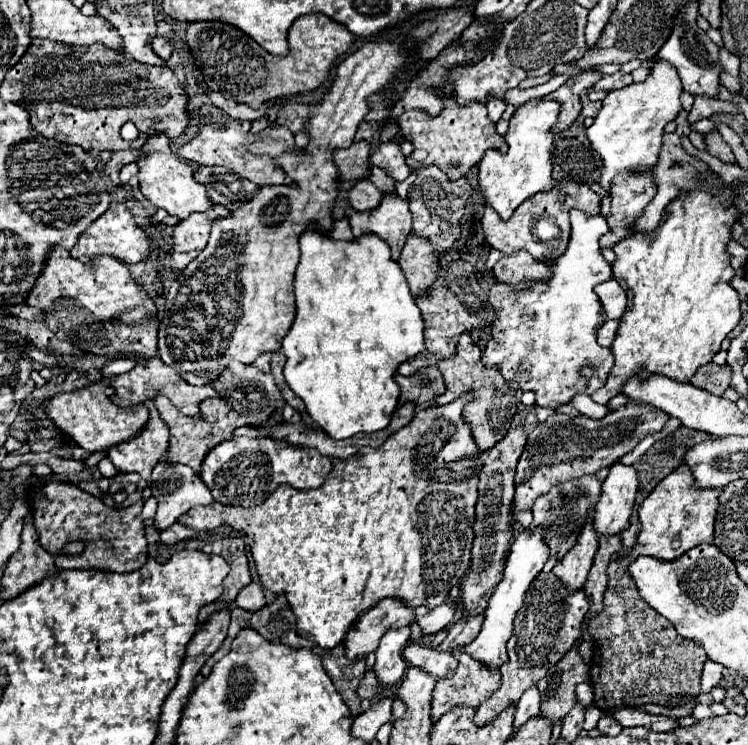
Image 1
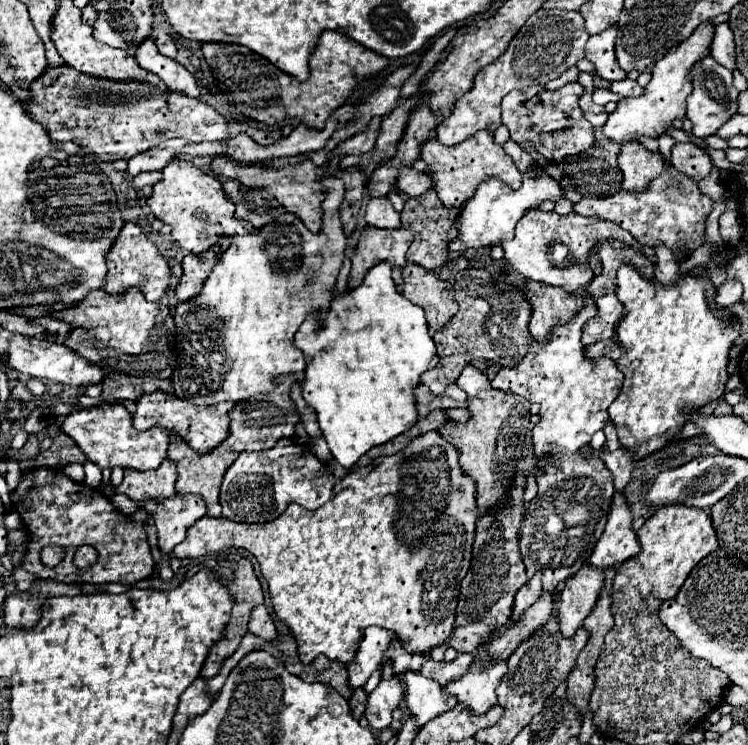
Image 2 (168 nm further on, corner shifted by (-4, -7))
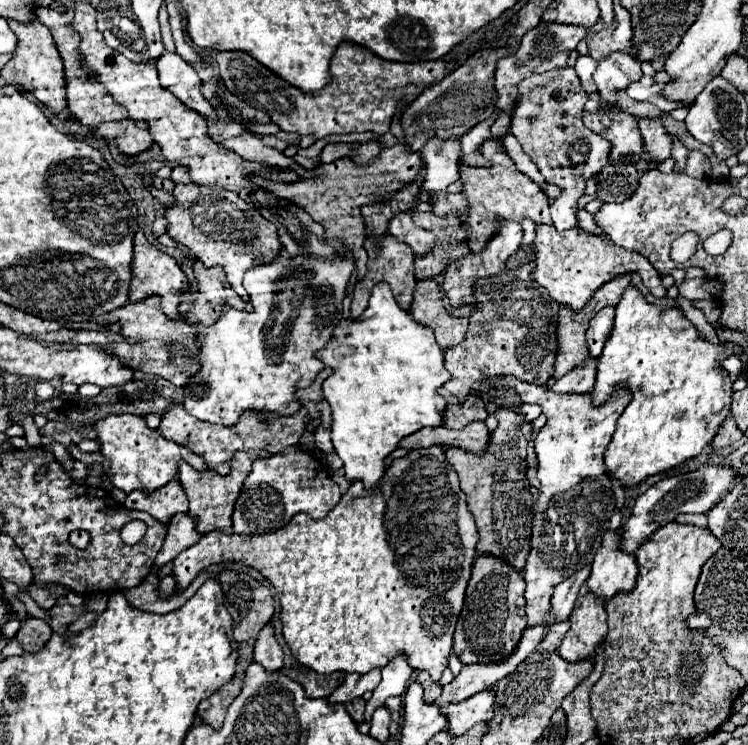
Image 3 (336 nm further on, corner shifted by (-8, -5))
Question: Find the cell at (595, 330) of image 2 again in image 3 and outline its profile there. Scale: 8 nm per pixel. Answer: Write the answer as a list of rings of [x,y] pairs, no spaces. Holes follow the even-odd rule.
[[[607,306],[603,310],[599,310],[595,314],[595,318],[591,318],[589,328],[587,328],[587,346],[591,356],[599,358],[603,344],[607,342],[611,330],[613,330],[613,316],[615,316],[615,308]]]

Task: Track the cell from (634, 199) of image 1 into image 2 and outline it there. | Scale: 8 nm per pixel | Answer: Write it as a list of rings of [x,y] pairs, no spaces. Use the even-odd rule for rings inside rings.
[[[629,142],[621,148],[619,168],[623,172],[625,190],[643,190],[655,176],[663,174],[667,166],[657,152],[647,150],[639,142]]]

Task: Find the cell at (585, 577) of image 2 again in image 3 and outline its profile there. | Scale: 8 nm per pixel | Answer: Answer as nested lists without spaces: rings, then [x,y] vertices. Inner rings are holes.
[[[589,590],[577,600],[569,622],[571,628],[563,636],[559,654],[569,662],[593,658],[597,644],[607,636],[607,612],[603,602]]]

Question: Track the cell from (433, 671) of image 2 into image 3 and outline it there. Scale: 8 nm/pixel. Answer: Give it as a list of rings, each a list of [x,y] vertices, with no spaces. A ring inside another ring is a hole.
[[[423,670],[423,672],[419,672],[419,676],[417,676],[417,680],[419,682],[423,682],[423,686],[425,686],[425,698],[427,698],[427,702],[435,702],[435,698],[441,694],[441,684],[437,684],[437,682],[433,682],[431,680],[431,676]]]

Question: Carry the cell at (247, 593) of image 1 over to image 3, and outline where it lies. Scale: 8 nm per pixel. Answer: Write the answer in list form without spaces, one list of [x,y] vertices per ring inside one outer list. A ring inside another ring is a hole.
[[[267,622],[255,640],[255,662],[265,666],[267,670],[283,668],[283,650],[275,638],[273,624]]]

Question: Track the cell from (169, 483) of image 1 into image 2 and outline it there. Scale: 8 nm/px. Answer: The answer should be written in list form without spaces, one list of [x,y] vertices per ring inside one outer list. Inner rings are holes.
[[[173,496],[173,500],[163,500],[157,504],[151,514],[157,530],[159,530],[159,550],[163,554],[171,554],[173,548],[185,540],[187,530],[203,518],[207,506],[197,496]]]

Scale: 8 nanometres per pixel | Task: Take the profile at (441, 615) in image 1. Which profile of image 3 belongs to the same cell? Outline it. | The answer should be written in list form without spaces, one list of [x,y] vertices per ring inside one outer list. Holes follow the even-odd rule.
[[[405,654],[395,656],[391,662],[387,662],[387,666],[381,672],[383,672],[383,678],[381,678],[379,686],[373,690],[371,700],[367,702],[367,710],[365,710],[367,722],[371,720],[371,714],[375,712],[375,708],[383,706],[389,696],[401,696],[407,690],[411,676],[415,678],[415,674],[417,674],[417,670],[411,670]]]

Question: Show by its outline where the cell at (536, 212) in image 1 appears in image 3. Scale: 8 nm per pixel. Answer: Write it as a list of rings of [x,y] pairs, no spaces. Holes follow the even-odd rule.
[[[551,224],[535,226],[535,242],[533,242],[533,272],[531,276],[539,286],[543,286],[553,300],[567,304],[573,310],[581,310],[591,294],[605,282],[613,280],[625,272],[639,272],[645,286],[653,296],[665,296],[665,288],[661,286],[659,272],[647,262],[645,256],[635,254],[631,250],[623,250],[617,244],[609,244],[603,236],[591,234],[583,228],[571,228],[565,232],[555,230]]]

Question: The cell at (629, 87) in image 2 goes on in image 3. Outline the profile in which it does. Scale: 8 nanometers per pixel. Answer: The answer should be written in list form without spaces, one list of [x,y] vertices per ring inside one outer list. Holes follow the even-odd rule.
[[[643,76],[641,80],[631,82],[631,86],[627,86],[627,94],[629,94],[633,100],[651,102],[651,104],[655,104],[659,110],[663,110],[663,112],[671,112],[673,108],[679,108],[677,102],[665,100],[665,98],[661,96],[661,90],[663,90],[663,84],[657,84],[651,76]]]

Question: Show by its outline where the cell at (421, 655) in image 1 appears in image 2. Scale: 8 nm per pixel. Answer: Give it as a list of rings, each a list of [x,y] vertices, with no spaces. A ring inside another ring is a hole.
[[[405,672],[403,684],[407,692],[405,704],[411,716],[415,716],[417,728],[423,728],[429,720],[455,706],[455,698],[445,696],[443,688],[435,680],[425,678],[421,672]]]

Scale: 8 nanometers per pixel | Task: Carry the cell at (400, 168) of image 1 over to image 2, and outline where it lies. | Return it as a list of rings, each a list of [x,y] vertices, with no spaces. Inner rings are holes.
[[[407,168],[407,172],[403,172],[403,180],[399,180],[399,190],[409,194],[411,198],[417,198],[431,188],[433,188],[433,180],[427,174],[417,172],[415,168]]]

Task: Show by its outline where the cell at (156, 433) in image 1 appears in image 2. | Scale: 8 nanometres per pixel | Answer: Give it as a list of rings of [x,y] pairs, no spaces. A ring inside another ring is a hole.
[[[171,460],[163,462],[163,468],[157,468],[157,472],[131,472],[125,470],[125,478],[121,486],[115,488],[119,494],[127,494],[131,500],[147,502],[147,500],[165,500],[175,496],[175,480],[177,470]]]

